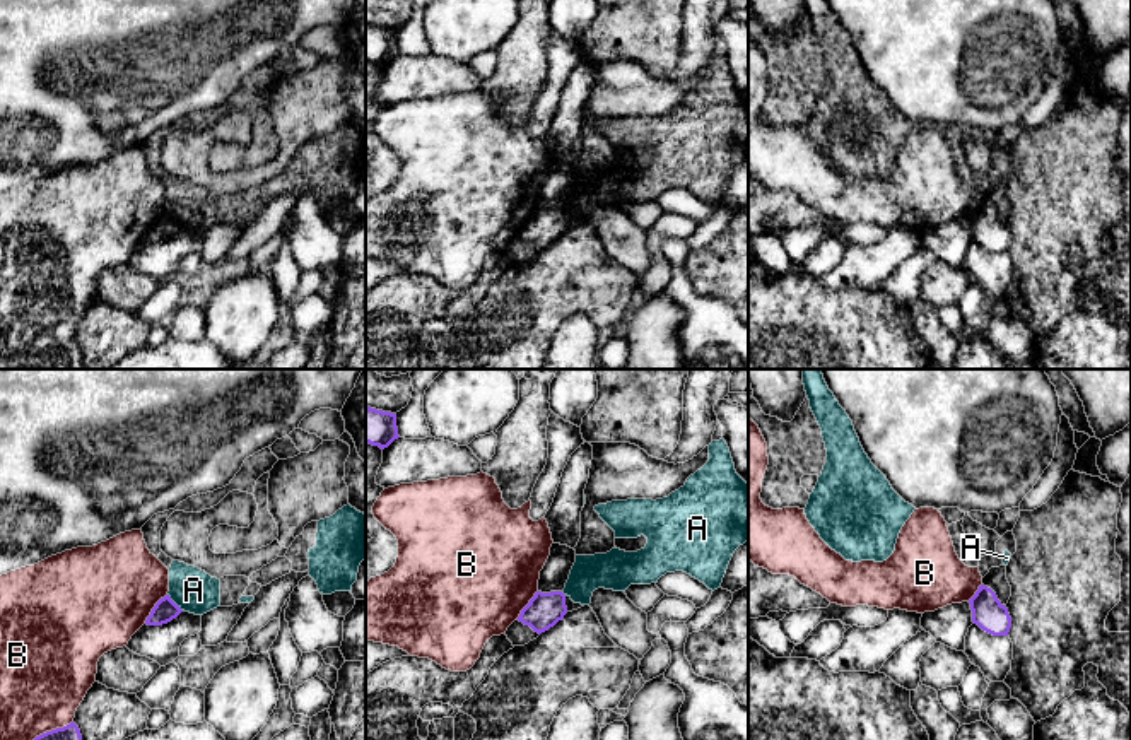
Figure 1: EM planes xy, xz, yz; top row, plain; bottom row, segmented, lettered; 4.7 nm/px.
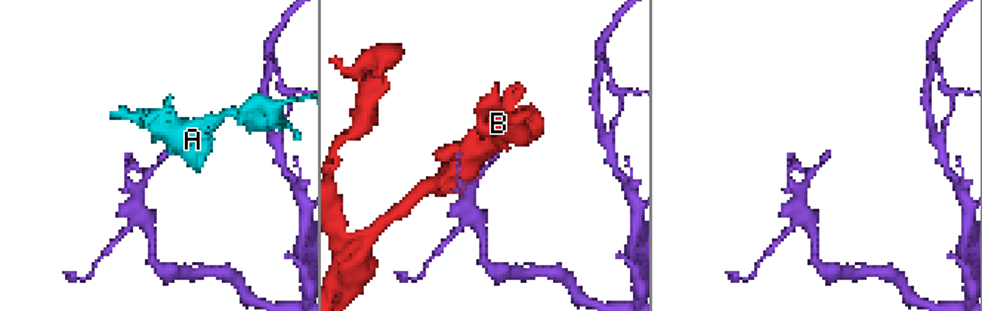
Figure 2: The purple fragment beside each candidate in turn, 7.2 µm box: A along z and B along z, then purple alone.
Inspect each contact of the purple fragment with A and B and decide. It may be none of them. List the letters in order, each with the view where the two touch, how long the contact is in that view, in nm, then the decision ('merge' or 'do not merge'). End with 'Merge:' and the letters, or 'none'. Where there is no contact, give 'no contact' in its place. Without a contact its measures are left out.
A: xy | 110 nm | do not merge
B: xy | 180 nm | do not merge
Merge: none

